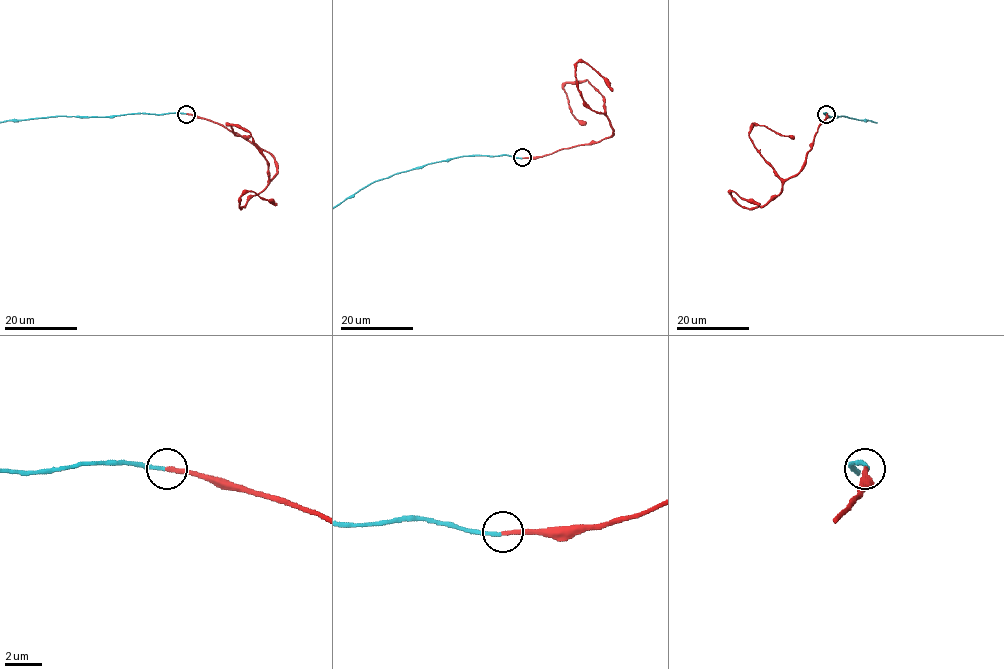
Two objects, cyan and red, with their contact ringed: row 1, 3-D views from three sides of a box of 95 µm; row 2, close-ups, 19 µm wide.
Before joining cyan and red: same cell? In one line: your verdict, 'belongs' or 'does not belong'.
belongs

